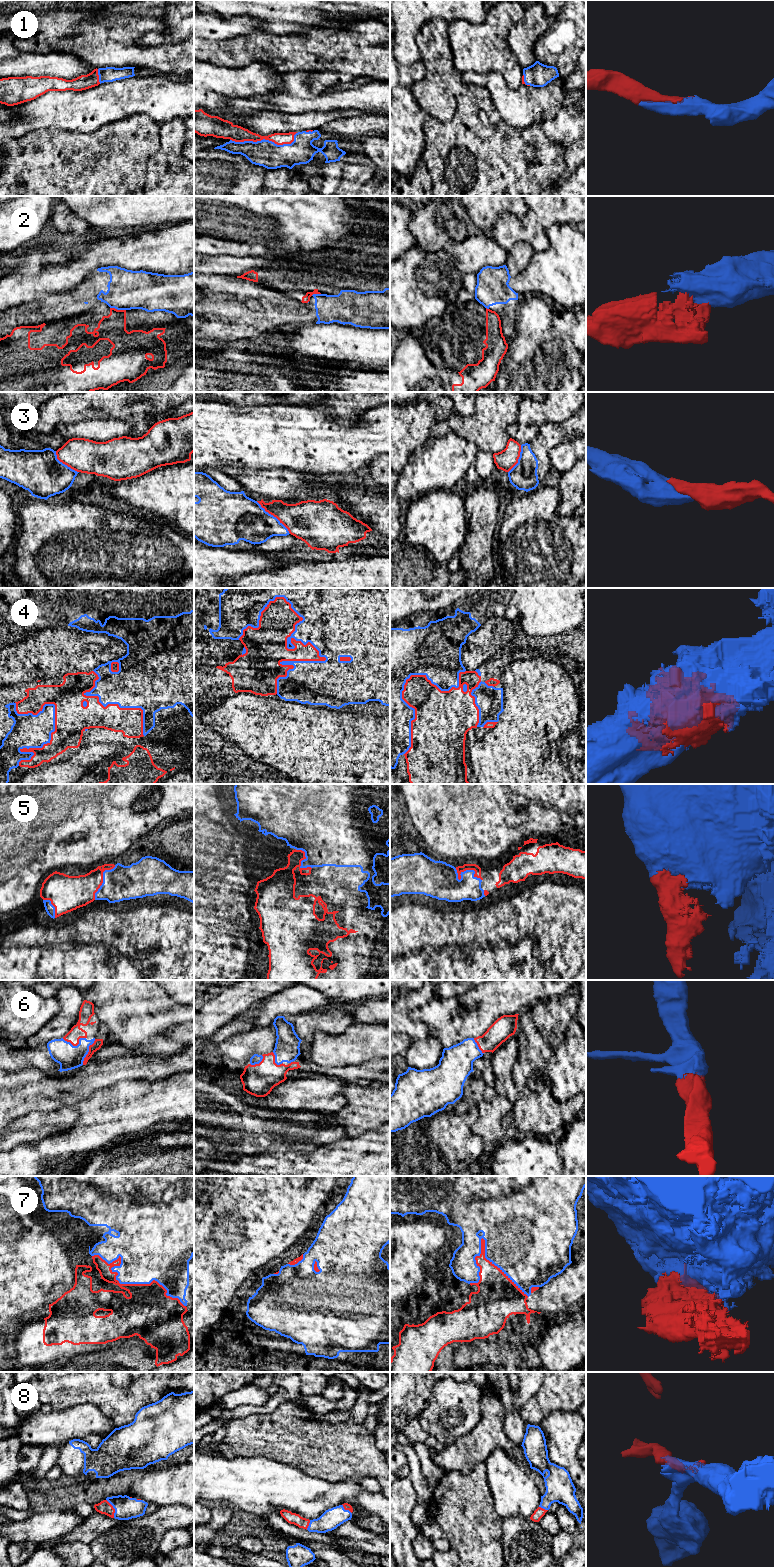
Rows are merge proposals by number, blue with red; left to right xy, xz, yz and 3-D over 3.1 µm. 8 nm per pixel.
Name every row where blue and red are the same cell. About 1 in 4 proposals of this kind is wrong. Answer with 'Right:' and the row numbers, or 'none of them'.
Right: 1, 4, 5, 6, 8

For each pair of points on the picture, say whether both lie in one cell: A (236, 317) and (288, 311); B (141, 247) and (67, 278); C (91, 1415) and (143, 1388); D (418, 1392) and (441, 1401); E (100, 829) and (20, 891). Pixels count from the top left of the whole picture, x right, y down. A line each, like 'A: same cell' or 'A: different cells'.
A: same cell
B: same cell
C: different cells
D: different cells
E: same cell

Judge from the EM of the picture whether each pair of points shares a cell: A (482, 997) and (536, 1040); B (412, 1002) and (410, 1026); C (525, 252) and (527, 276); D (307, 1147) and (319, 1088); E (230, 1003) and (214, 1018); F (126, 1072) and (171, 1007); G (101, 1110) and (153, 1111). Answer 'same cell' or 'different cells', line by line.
A: different cells
B: same cell
C: different cells
D: different cells
E: same cell
F: different cells
G: same cell

